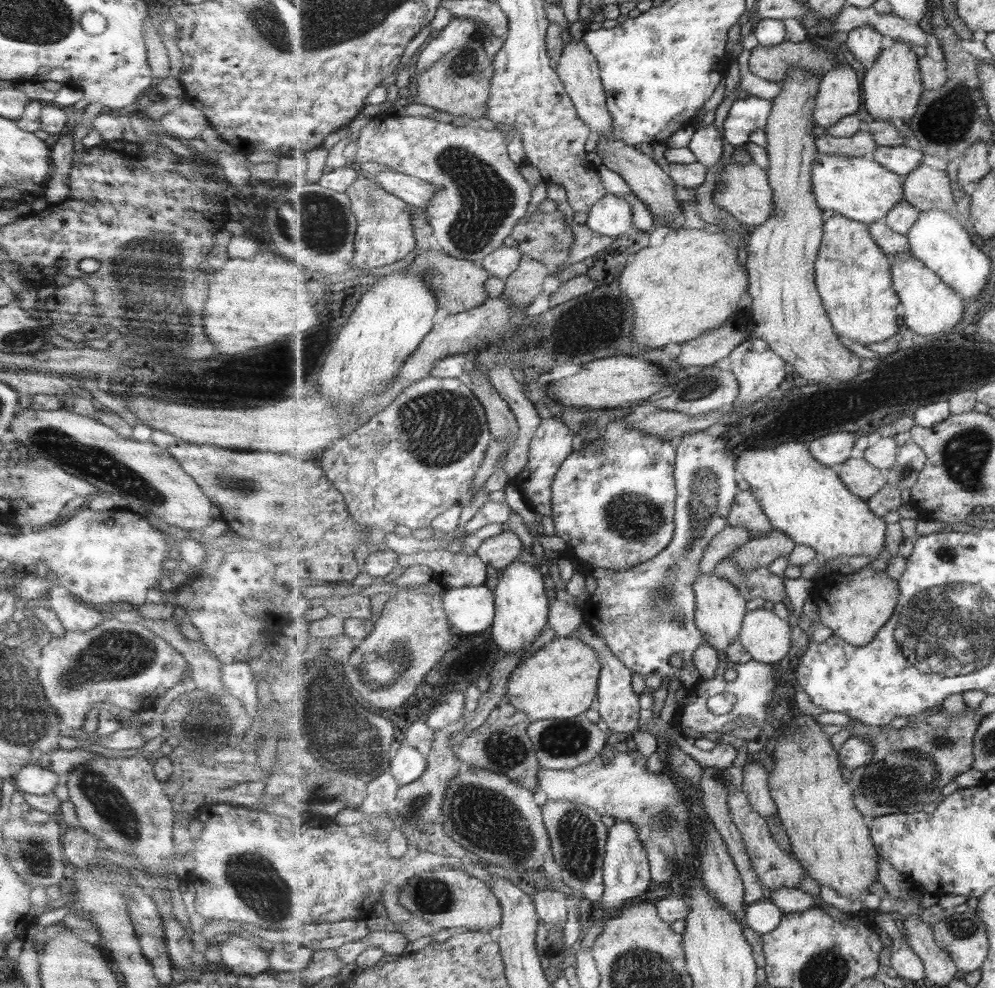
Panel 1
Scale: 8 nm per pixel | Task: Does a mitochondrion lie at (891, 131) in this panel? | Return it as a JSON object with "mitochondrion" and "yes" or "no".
{"mitochondrion":"no"}

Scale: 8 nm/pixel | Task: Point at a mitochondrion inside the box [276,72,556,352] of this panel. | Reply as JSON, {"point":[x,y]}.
{"point":[487,201]}

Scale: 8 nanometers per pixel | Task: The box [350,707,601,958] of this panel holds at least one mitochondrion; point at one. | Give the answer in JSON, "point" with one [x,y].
{"point":[487,814]}

